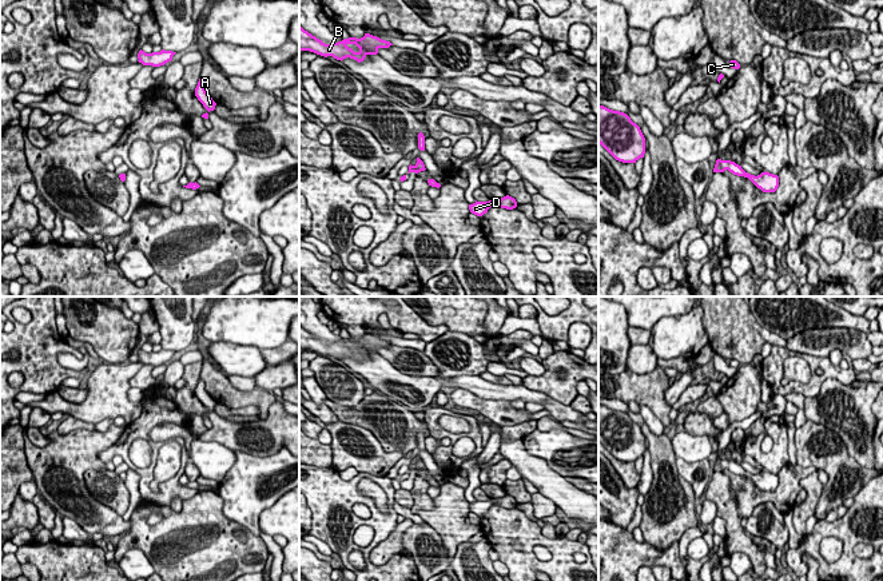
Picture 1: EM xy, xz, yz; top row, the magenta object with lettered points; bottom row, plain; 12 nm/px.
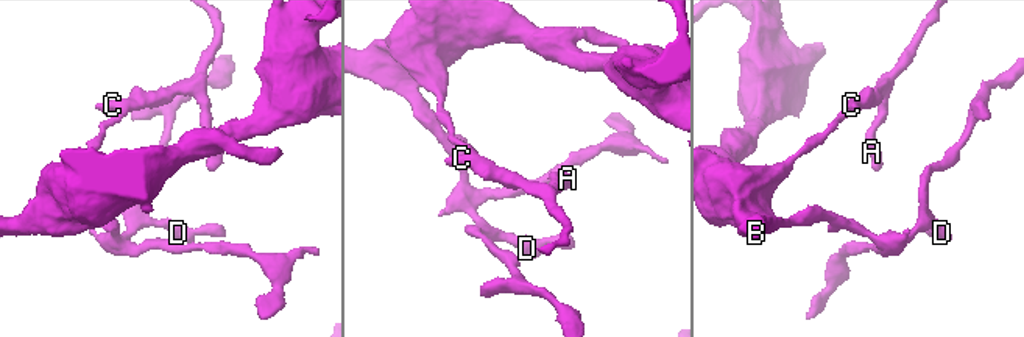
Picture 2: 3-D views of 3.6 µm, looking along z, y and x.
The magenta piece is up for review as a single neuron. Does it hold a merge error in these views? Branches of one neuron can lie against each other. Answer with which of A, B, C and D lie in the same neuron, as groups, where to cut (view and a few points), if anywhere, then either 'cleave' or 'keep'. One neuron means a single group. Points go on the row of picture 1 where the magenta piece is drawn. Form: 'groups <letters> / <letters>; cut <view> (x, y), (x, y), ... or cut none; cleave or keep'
groups A B C D; cut none; keep

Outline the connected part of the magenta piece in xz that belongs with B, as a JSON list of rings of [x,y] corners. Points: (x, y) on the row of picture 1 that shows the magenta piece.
[[[299,27],[299,52],[310,51],[325,57],[333,56],[341,61],[350,57],[361,63],[367,55],[377,55],[379,48],[389,48],[390,45],[393,45],[390,41],[370,33],[365,33],[361,39],[349,37],[338,43],[325,44],[322,40]]]

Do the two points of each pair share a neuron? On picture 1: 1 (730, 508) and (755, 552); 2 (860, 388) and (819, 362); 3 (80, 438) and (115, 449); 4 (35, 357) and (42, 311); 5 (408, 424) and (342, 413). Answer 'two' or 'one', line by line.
1: one
2: two
3: two
4: one
5: one

